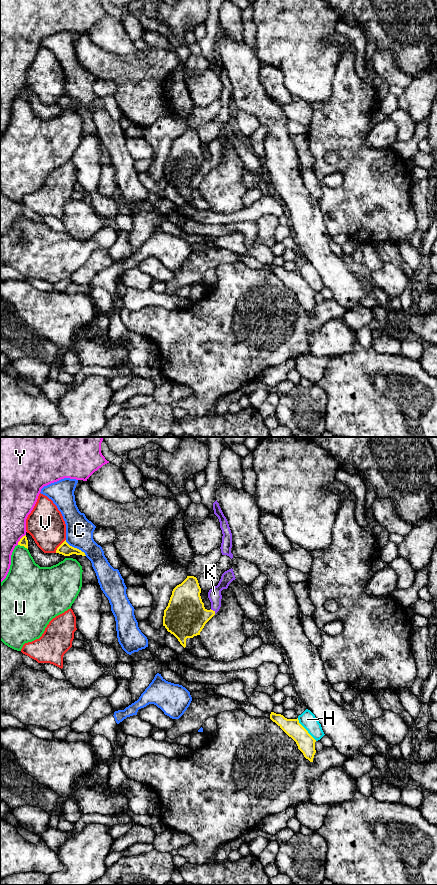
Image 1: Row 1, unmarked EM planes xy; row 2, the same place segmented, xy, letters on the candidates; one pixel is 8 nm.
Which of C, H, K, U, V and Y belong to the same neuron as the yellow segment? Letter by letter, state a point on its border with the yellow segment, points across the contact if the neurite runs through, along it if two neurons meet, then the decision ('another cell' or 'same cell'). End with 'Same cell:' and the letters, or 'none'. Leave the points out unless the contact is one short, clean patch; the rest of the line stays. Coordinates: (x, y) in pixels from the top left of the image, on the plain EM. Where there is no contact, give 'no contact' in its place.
C: meets yellow in xy at (76, 100); another cell
H: meets yellow in xy at (305, 281); border along xy (297, 270), (298, 274), (316, 292); another cell
K: meets yellow in xy at (213, 163); runs through xy (185, 168), (202, 168), (213, 163), (214, 146); same cell
U: meets yellow in xy at (23, 97); another cell
V: meets yellow in xy at (59, 98); another cell
Y: meets yellow in xy at (20, 91); another cell
Same cell: K

